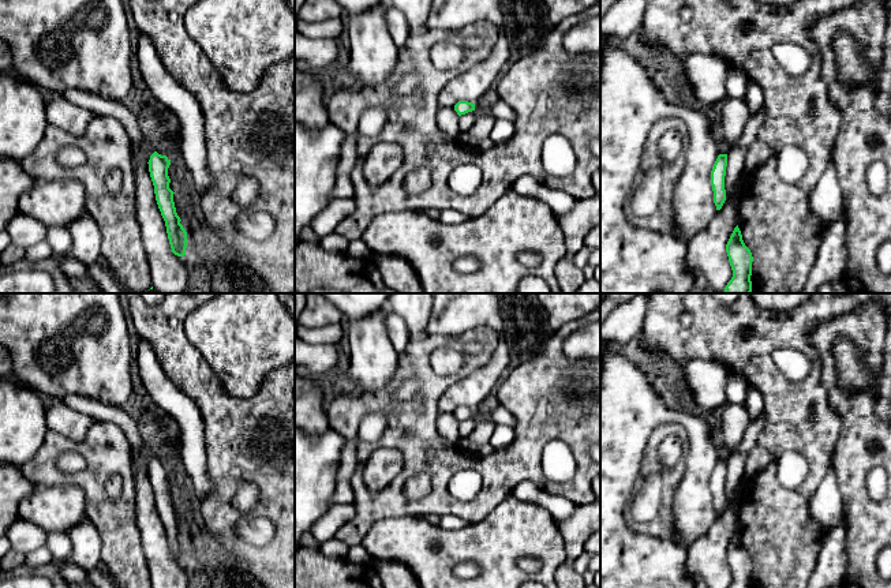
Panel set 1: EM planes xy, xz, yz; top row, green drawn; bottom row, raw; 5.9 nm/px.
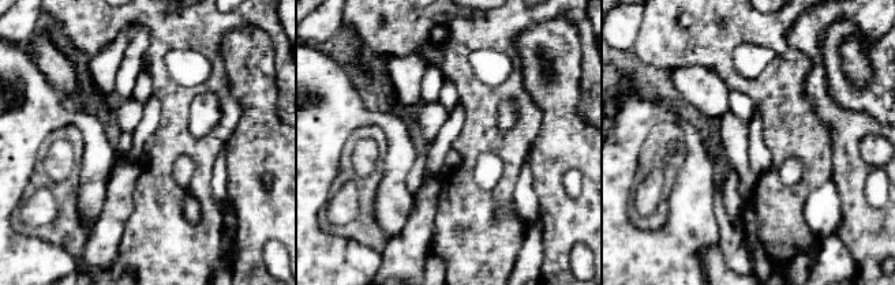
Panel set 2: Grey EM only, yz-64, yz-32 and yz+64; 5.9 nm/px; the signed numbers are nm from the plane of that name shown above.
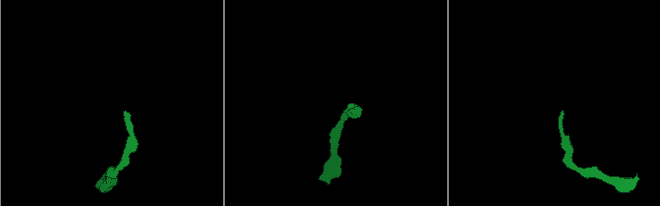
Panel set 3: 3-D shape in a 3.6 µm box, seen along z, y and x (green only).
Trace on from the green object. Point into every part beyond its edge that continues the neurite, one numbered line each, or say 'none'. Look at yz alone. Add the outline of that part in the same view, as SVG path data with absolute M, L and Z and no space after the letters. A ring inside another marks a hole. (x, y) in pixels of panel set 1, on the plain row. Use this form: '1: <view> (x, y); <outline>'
1: yz (717, 434); M716 417L712 419L711 438L712 438L712 442L715 443L716 449L718 449L719 460L727 460L730 456L730 450L726 446L725 437L722 432L722 426Z

